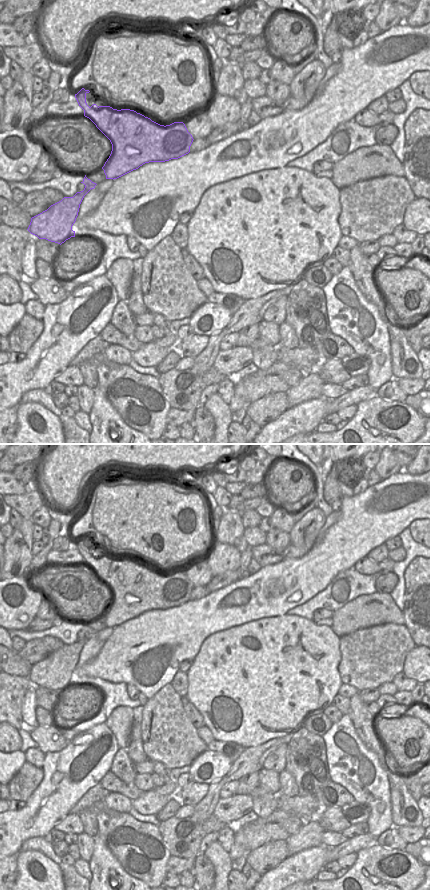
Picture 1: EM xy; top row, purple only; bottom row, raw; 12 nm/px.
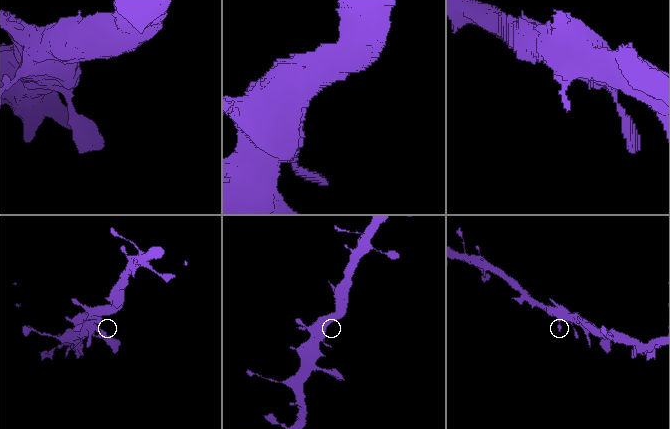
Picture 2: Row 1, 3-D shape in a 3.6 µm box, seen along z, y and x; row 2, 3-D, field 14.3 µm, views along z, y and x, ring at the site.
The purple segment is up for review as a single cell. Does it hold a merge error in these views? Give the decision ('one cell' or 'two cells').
one cell

